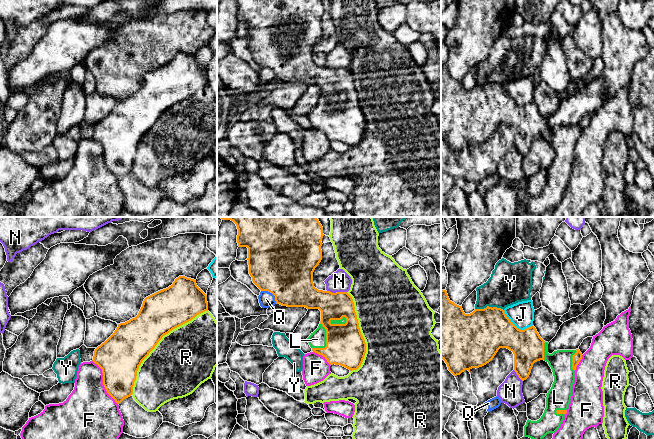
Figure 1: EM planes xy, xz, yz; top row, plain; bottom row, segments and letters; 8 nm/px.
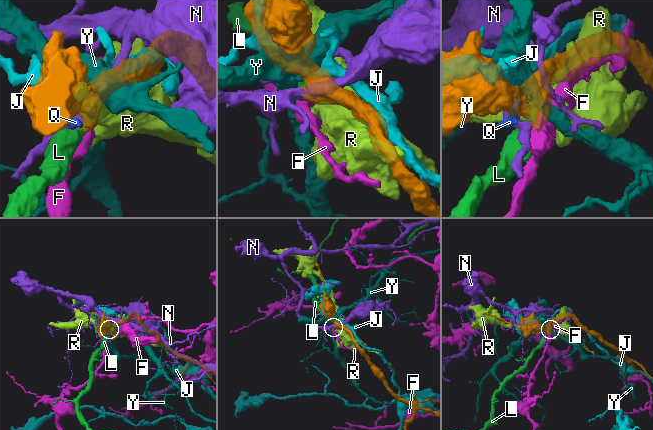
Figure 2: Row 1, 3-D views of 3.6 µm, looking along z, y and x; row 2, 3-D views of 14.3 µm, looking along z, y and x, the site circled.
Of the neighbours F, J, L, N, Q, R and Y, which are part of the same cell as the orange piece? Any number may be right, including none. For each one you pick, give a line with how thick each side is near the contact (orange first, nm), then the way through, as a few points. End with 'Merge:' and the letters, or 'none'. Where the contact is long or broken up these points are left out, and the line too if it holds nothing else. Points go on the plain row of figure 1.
L: 320 nm thick on the orange side, 140 nm on the other
Merge: L

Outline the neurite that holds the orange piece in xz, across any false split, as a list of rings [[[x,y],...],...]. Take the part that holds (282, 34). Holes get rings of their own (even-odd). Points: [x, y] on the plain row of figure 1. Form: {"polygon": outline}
{"polygon": [[[236,0],[239,23],[248,24],[249,50],[261,66],[275,72],[276,80],[287,83],[319,85],[321,97],[318,104],[307,114],[312,127],[322,131],[330,141],[340,141],[350,147],[357,146],[366,129],[366,119],[361,110],[352,73],[347,68],[318,66],[314,63],[313,48],[322,36],[323,3],[321,0]]]}

